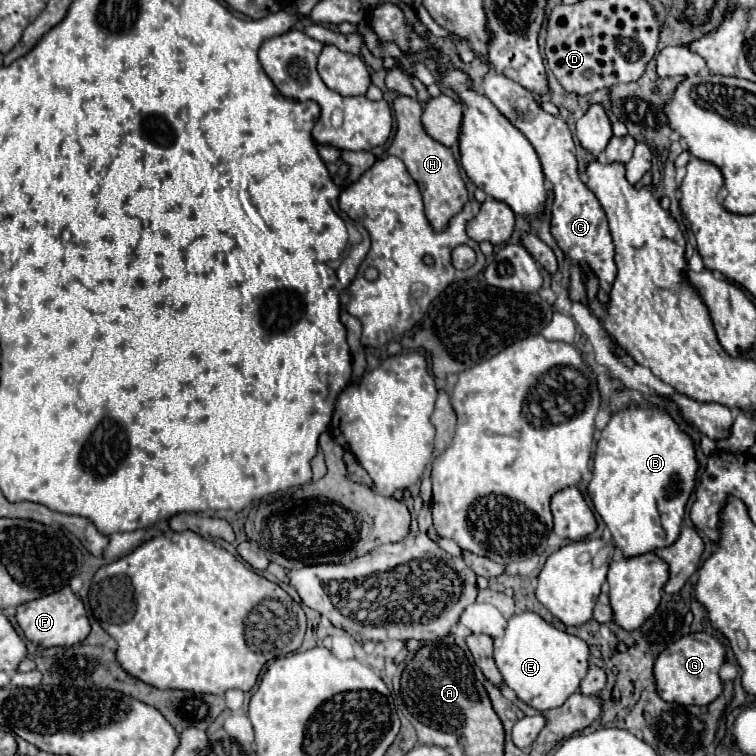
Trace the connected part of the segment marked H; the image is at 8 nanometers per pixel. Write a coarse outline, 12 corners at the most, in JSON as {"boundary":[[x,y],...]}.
{"boundary":[[394,100],[390,156],[420,186],[442,232],[468,202],[454,154],[420,122],[422,104]]}

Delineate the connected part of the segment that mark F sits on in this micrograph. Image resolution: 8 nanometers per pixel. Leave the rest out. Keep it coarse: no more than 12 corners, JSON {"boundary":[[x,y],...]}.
{"boundary":[[68,586],[20,604],[16,622],[42,648],[90,634],[84,604]]}

